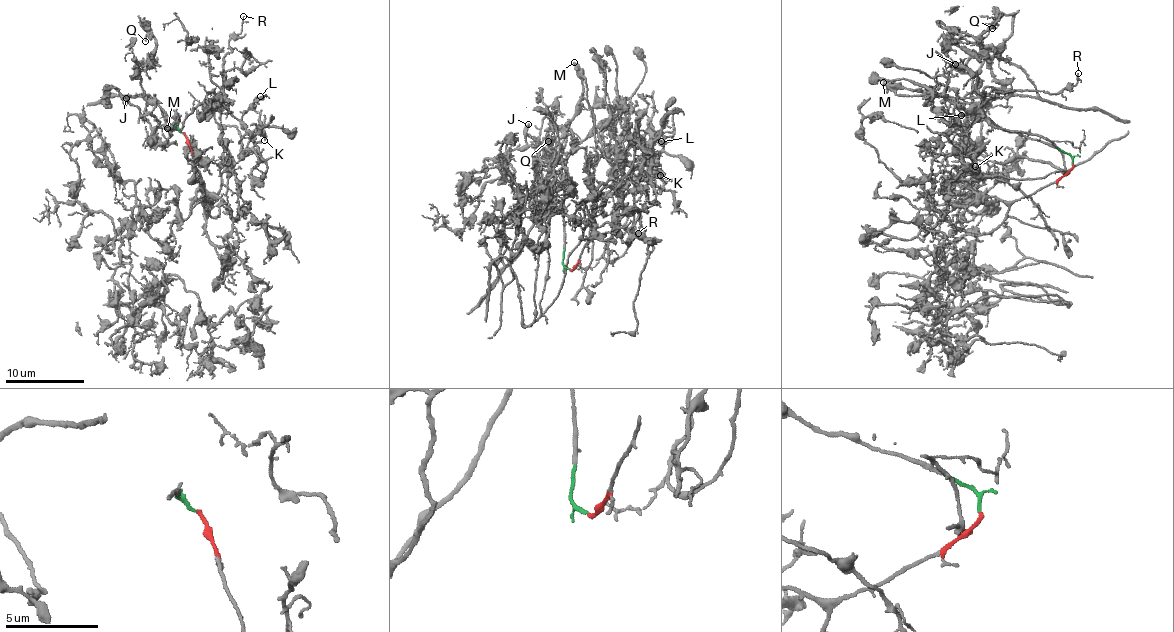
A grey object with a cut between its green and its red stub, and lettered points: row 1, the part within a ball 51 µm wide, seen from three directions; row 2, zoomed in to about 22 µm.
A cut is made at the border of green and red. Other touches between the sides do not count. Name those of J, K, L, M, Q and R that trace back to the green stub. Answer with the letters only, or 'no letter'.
J, K, L, M, Q, R

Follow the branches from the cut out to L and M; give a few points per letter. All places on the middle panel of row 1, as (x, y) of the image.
L: (569, 268), (562, 259), (560, 156), (576, 104), (588, 102), (602, 150), (627, 130), (647, 143), (661, 141)
M: (569, 268), (562, 259), (565, 170), (560, 156), (568, 122), (583, 91), (583, 72), (573, 62)

